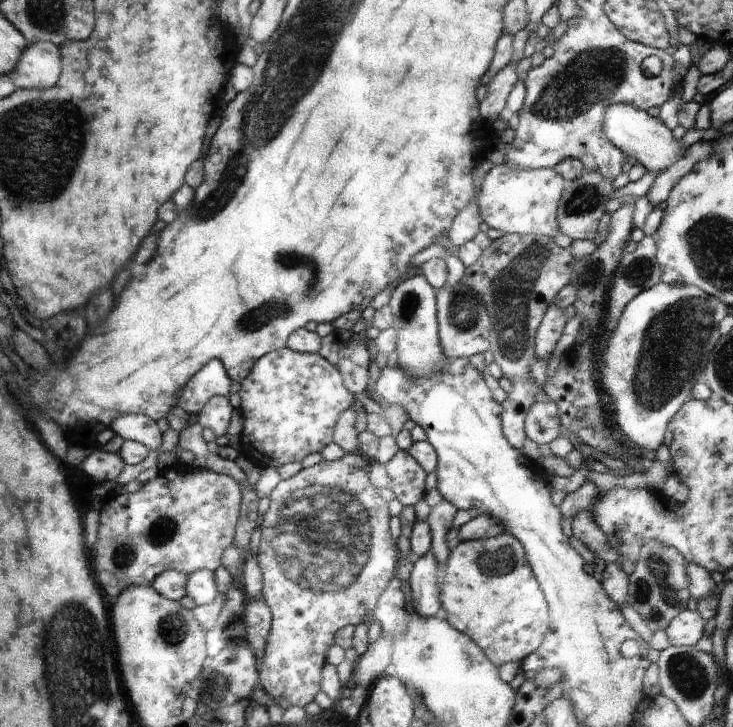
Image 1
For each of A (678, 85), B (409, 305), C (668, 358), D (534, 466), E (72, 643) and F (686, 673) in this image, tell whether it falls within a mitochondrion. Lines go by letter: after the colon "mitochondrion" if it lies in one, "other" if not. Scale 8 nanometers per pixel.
A: other
B: mitochondrion
C: mitochondrion
D: other
E: mitochondrion
F: mitochondrion

